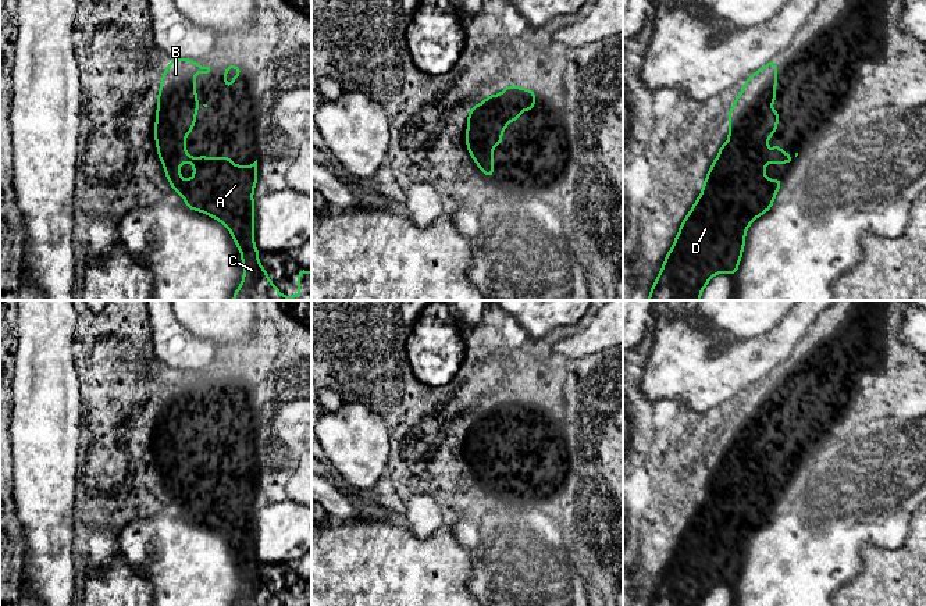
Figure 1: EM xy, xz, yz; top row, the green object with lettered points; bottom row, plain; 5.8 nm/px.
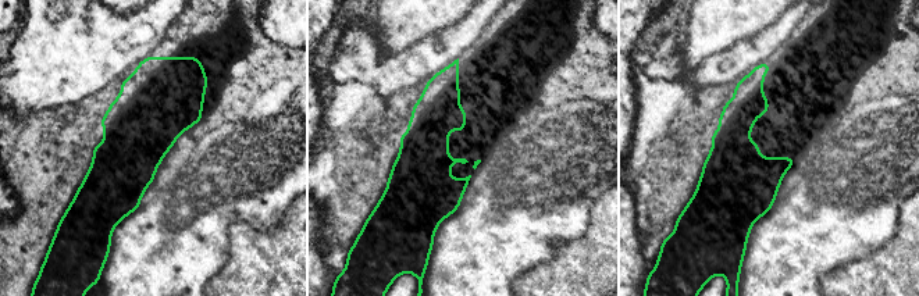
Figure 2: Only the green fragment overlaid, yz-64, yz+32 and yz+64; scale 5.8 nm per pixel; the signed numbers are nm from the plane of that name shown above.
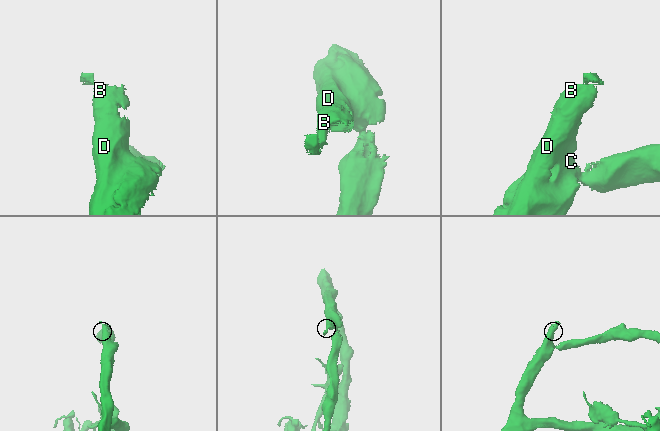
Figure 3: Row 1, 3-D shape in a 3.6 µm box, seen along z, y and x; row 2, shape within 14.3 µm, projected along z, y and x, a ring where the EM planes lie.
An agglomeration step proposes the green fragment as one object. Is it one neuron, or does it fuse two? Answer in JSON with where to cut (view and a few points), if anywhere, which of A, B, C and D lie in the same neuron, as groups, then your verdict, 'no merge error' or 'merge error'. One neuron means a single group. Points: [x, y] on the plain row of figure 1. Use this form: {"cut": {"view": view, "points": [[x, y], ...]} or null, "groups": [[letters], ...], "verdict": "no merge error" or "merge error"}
{"cut": null, "groups": [["A", "B", "C", "D"]], "verdict": "no merge error"}

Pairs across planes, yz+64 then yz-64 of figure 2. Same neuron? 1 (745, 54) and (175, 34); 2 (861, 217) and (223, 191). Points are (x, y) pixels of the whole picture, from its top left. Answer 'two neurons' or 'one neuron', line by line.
1: two neurons
2: one neuron

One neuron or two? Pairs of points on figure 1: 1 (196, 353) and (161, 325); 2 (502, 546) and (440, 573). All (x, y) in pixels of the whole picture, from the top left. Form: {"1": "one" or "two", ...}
{"1": "one", "2": "two"}

